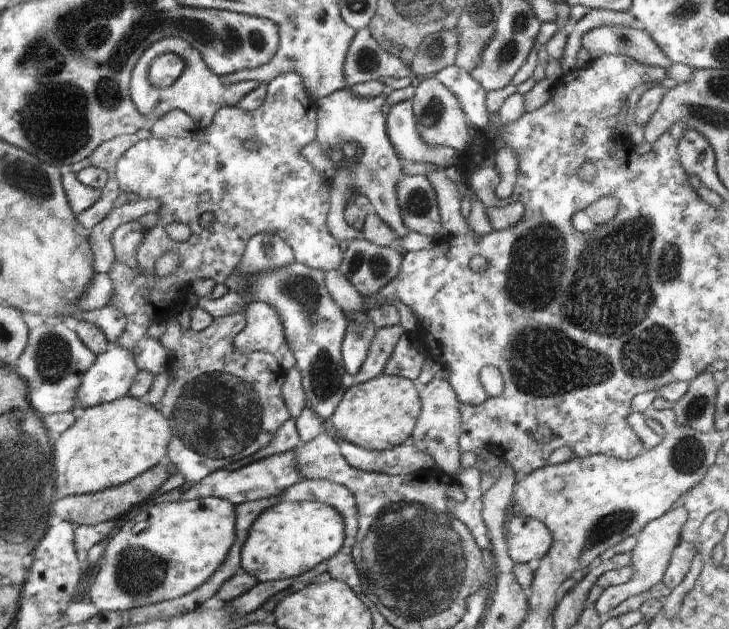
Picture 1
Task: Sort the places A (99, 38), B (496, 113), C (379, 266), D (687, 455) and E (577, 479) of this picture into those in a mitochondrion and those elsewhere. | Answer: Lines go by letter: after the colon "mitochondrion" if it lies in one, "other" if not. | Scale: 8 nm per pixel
A: mitochondrion
B: other
C: mitochondrion
D: mitochondrion
E: other

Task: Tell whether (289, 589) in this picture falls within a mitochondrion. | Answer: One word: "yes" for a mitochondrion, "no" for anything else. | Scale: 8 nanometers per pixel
no

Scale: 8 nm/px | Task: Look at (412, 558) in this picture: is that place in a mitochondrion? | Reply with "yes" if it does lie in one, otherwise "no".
yes

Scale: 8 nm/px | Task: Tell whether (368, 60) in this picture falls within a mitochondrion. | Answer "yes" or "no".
yes

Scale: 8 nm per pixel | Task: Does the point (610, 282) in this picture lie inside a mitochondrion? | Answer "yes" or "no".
yes

